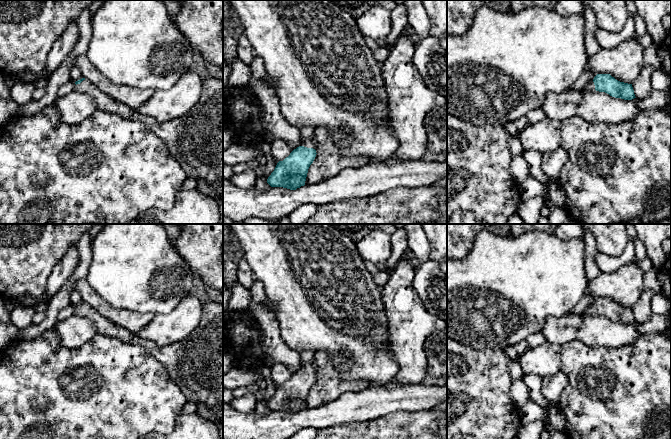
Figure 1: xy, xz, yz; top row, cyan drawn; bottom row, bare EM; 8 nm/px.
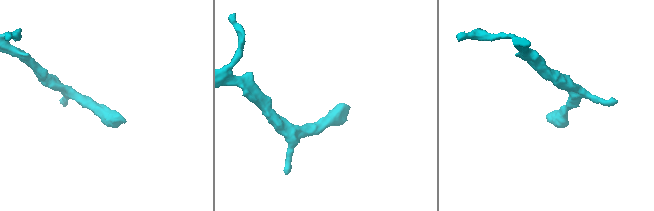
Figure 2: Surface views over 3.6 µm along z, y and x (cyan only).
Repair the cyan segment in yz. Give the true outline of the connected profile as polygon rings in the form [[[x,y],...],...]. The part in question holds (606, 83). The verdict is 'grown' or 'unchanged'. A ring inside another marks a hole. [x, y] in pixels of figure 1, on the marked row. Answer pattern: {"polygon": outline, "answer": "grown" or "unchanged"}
{"polygon": [[[597,74],[592,81],[589,81],[583,91],[586,92],[605,92],[612,97],[624,100],[632,100],[635,97],[632,84],[620,82],[610,74]]], "answer": "grown"}

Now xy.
{"polygon": [[[85,78],[76,81],[75,84],[76,90],[95,99],[98,110],[144,123],[166,144],[187,177],[196,181],[199,191],[212,197],[219,196],[223,192],[223,80],[217,78],[203,80],[203,90],[197,104],[183,116],[162,123],[113,100]]], "answer": "grown"}

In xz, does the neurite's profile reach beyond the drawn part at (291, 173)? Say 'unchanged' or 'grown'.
grown

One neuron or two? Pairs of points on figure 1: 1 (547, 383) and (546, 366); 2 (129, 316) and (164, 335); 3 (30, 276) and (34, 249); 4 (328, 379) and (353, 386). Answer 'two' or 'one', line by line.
1: two
2: two
3: one
4: one

